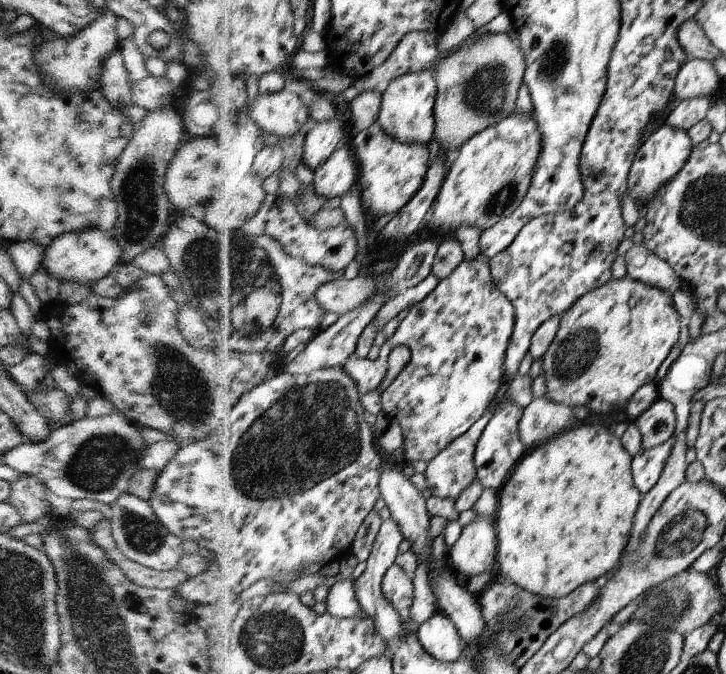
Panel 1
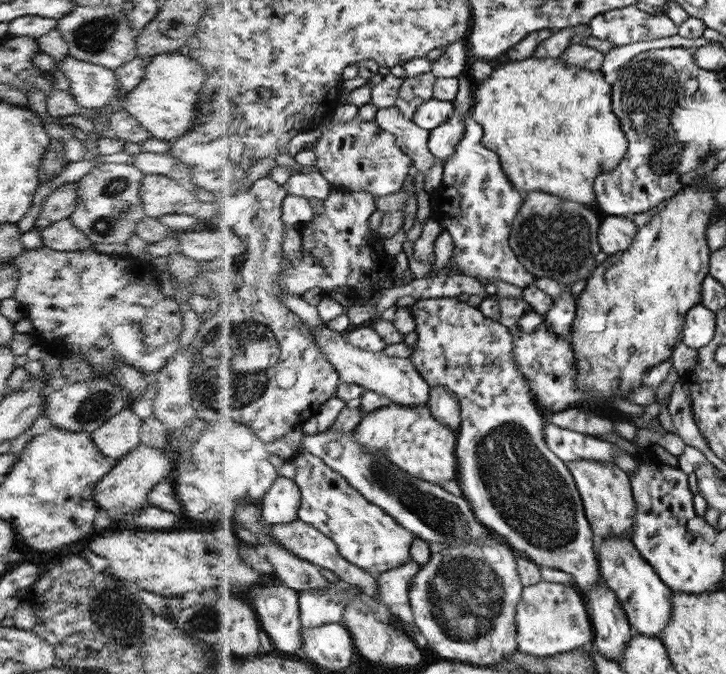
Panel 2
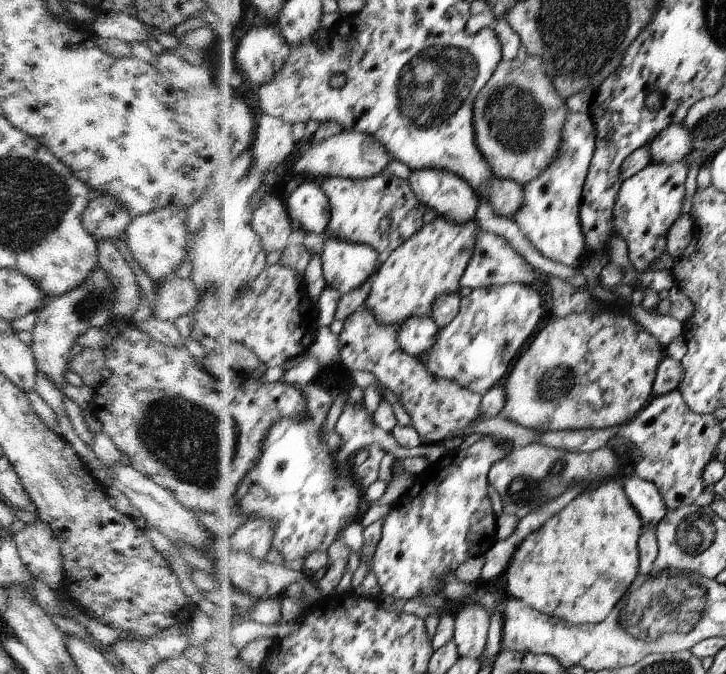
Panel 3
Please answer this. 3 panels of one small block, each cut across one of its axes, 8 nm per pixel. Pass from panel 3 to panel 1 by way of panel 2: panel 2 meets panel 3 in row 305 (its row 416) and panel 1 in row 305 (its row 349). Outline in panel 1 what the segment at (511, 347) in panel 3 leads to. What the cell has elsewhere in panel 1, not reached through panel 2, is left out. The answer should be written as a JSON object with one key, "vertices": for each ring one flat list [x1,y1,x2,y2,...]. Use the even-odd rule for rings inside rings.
{"vertices":[[466,260,448,279,442,280,435,292,411,308,394,335,384,343,376,361,355,353,344,366,345,372,359,385,359,394,363,398,384,384,390,370,392,352,398,346,411,350,412,358,408,366,387,389,383,389,382,394,383,410,389,422,399,420,403,427,408,462,422,460,430,463,438,459,442,452,466,435,483,417,499,391,506,366,507,347,515,327,515,308,490,276,490,268,487,260]]}

